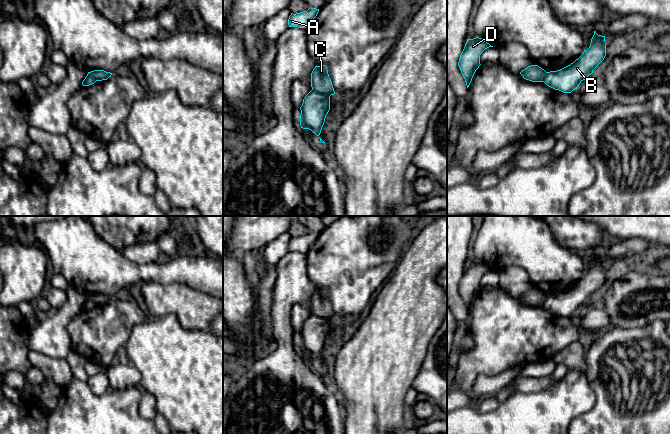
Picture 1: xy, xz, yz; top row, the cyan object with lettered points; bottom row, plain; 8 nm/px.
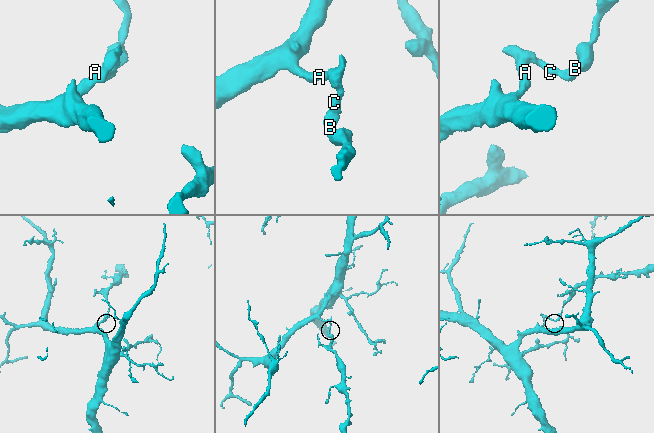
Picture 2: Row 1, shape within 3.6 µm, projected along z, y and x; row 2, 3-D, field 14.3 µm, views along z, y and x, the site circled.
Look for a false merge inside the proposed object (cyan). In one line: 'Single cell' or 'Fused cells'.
Fused cells

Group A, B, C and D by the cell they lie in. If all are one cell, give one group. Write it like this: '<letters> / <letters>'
A C D / B

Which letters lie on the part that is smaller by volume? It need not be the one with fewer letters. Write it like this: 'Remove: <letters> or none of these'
Remove: B

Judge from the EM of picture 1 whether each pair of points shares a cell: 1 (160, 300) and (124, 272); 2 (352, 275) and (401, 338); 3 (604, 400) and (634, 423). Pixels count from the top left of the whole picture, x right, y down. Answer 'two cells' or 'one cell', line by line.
1: two cells
2: two cells
3: one cell

